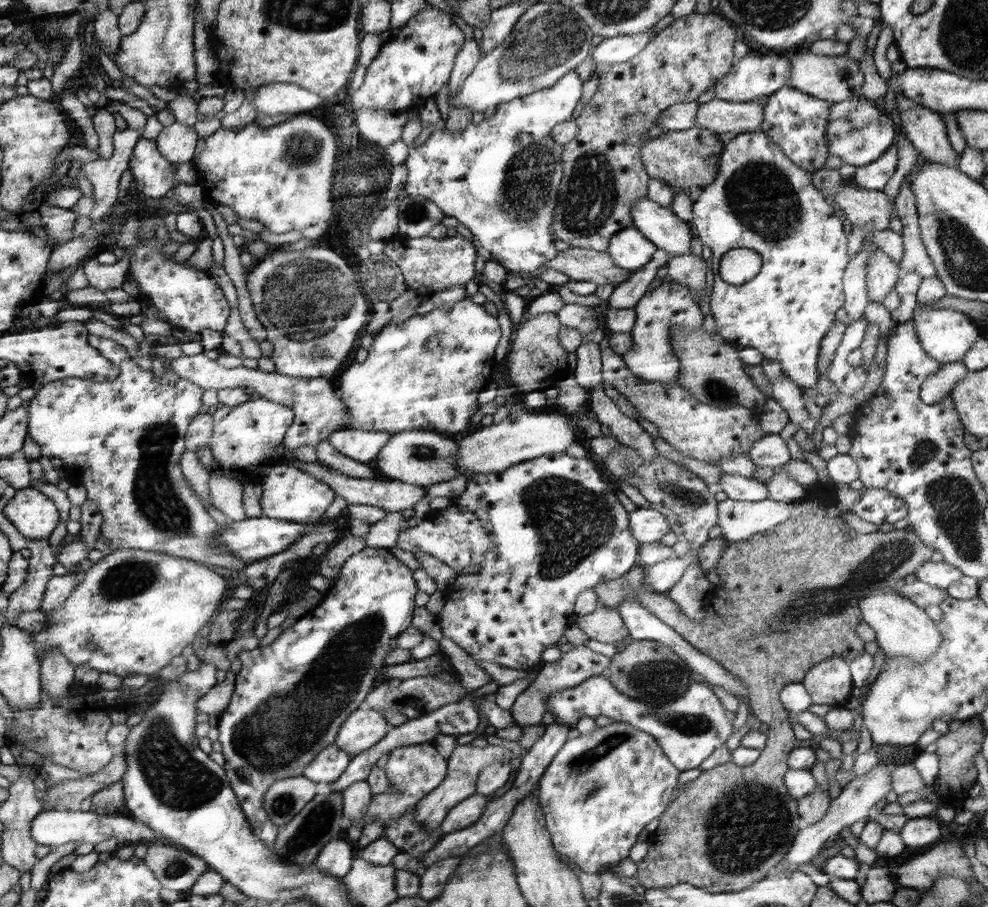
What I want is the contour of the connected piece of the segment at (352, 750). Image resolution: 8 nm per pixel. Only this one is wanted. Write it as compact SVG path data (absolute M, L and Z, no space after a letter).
M362 706L340 727L335 745L355 756L374 747L388 733L389 728L384 715Z

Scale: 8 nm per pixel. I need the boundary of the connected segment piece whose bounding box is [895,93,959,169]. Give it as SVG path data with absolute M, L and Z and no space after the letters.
M895 94L903 132L926 161L957 169L959 156L947 137L943 115Z

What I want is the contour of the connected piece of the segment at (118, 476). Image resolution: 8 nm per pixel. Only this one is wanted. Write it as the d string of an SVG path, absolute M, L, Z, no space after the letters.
M88 335L87 341L117 366L117 377L104 383L66 377L43 384L36 390L27 406L30 413L27 432L40 447L42 456L60 458L66 465L76 469L80 484L88 494L87 500L99 508L102 517L99 532L112 548L162 552L222 566L235 572L244 570L247 564L240 557L231 555L228 549L215 543L220 525L208 513L199 496L196 496L180 468L180 457L186 451L187 431L195 416L200 414L205 390L174 371L165 371L162 376L155 376L151 370L143 370L126 349L114 340Z

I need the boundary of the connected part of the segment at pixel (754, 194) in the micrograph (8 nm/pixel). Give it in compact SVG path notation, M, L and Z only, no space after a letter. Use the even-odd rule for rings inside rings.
M760 130L729 136L729 139L725 141L725 145L723 146L716 180L714 180L714 183L708 186L708 188L702 190L702 195L696 198L694 204L692 204L692 212L693 218L690 223L692 224L693 231L698 233L697 237L704 244L708 245L712 251L712 256L707 263L711 273L715 276L714 285L711 288L710 312L717 326L716 337L728 341L738 348L757 348L758 352L767 359L778 360L782 365L783 373L790 378L790 380L796 382L802 390L814 387L820 375L818 360L820 350L822 350L823 339L833 327L833 323L836 322L836 312L846 304L846 297L843 292L843 276L846 274L848 264L849 245L848 236L846 236L846 232L844 232L844 224L842 224L840 216L836 214L836 208L832 208L832 206L824 200L822 190L812 185L811 174L806 172L804 168L800 168L799 165L796 165L795 161L790 160L787 153L784 152L784 148L777 145L775 141L772 140L772 136ZM733 248L749 248L760 254L763 258L760 272L746 284L728 284L725 280L722 280L718 274L718 263L722 255Z

